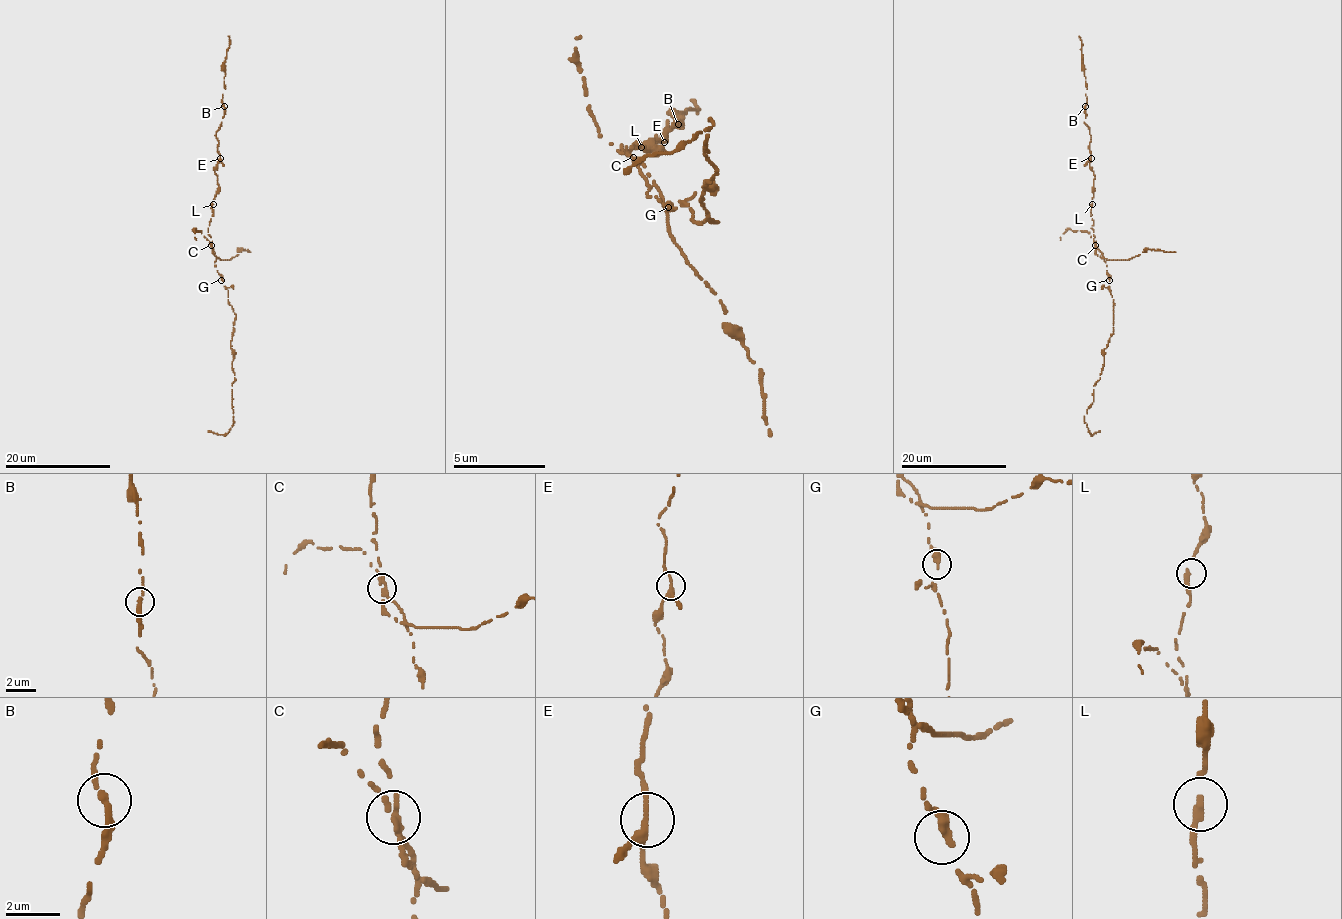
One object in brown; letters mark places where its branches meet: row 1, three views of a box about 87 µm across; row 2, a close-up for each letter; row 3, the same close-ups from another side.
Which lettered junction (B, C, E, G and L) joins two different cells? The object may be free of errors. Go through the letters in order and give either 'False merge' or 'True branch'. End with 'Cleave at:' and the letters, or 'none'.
B: True branch
C: False merge
E: True branch
G: True branch
L: True branch
Cleave at: C

